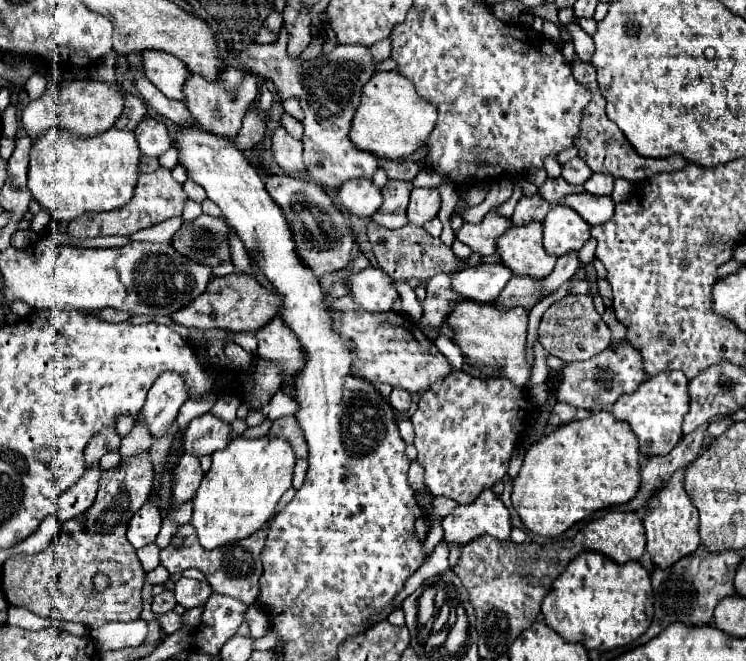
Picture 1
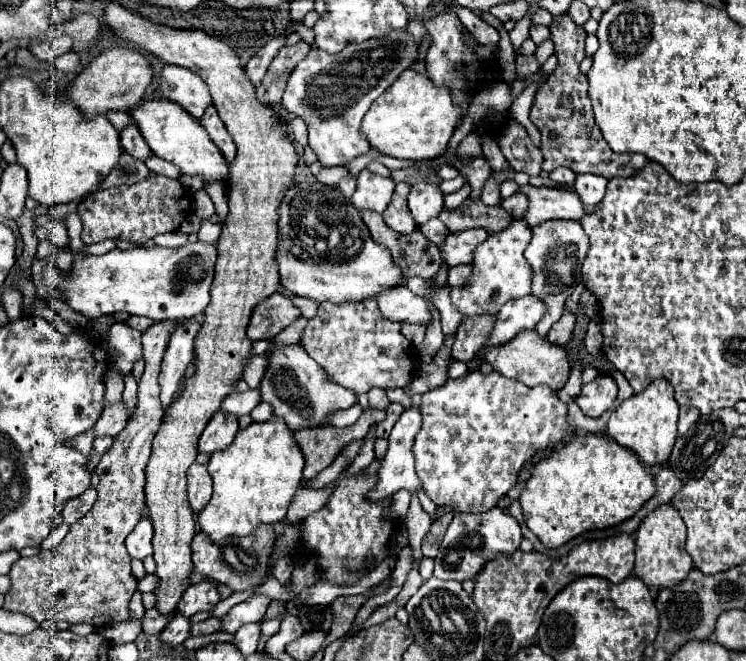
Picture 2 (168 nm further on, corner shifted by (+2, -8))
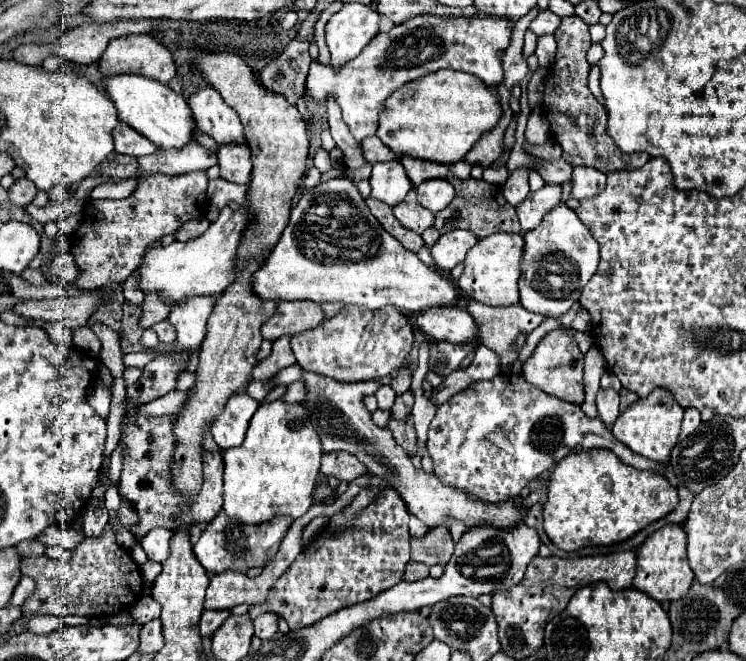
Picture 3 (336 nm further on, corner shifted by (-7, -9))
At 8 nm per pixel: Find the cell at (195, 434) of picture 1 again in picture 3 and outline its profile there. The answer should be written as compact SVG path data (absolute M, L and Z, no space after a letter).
M236 393L228 399L222 415L216 417L212 427L212 437L220 445L220 449L236 447L244 441L244 431L258 409L258 401L254 401L248 393Z

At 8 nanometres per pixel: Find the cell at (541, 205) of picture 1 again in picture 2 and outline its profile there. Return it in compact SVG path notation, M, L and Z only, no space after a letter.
M517 192L509 198L503 198L501 206L513 216L513 220L521 220L521 214L525 212L525 206L527 206L527 198L523 192Z

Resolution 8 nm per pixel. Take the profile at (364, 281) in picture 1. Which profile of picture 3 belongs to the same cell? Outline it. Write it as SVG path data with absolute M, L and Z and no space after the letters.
M434 307L434 311L416 313L416 325L432 341L468 343L478 339L474 319L458 307Z

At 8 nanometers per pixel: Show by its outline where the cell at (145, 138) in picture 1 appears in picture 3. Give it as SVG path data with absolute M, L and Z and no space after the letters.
M122 121L116 125L112 135L114 135L114 143L116 143L116 153L144 157L144 155L150 155L158 149L144 135L140 135L138 131L134 131L130 125L126 125Z

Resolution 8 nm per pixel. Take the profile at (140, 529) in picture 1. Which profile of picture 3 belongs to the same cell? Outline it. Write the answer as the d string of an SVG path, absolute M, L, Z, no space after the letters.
M154 527L154 529L150 529L150 531L140 539L140 545L142 545L142 549L146 551L148 559L162 563L162 561L170 555L170 547L168 547L170 537L172 537L172 531L170 531L170 529L164 529L164 527Z

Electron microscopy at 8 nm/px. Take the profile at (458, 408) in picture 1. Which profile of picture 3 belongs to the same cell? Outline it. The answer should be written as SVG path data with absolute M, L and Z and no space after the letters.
M514 373L472 383L440 405L430 423L426 443L438 479L484 503L502 503L518 497L526 483L544 473L552 463L558 463L568 453L594 447L614 451L632 467L664 471L662 463L642 459L642 455L634 455L624 443L618 443L598 417L586 417L576 403L548 395Z

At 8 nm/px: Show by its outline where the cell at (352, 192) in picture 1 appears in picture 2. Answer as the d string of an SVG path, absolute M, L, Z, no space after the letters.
M363 170L357 178L357 190L351 202L359 212L373 210L381 214L387 208L387 204L391 202L393 190L395 190L395 182L391 178Z

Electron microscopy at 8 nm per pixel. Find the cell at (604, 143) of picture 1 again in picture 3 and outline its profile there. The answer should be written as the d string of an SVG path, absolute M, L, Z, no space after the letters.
M576 15L562 19L556 31L556 43L558 43L558 51L556 51L554 65L550 65L548 75L546 75L542 111L546 119L550 121L554 141L562 147L562 157L574 167L586 165L602 173L622 171L622 169L628 169L628 171L640 169L650 157L646 153L624 155L614 145L614 141L606 133L606 119L608 119L606 109L598 103L598 99L588 89L590 63L586 59L586 53L592 45L588 25Z

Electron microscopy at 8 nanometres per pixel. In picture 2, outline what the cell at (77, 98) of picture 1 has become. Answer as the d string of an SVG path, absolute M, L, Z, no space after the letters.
M111 46L91 60L91 64L75 78L69 86L67 98L73 100L85 116L107 114L109 110L125 112L129 106L137 104L149 84L153 82L153 68L147 56L131 46Z

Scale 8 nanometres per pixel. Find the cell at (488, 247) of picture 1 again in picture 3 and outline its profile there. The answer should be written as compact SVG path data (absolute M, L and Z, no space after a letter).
M454 229L454 231L448 231L448 233L440 235L440 239L434 243L434 247L430 251L432 251L434 261L442 269L450 271L458 263L464 261L466 253L470 251L470 247L474 247L474 243L478 243L478 237L474 233Z

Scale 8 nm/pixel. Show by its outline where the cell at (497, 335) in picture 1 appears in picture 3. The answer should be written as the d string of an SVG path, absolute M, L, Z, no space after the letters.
M552 331L540 339L534 353L522 363L522 377L532 383L534 387L556 395L570 403L582 403L584 399L584 379L582 379L584 355L580 353L578 345L566 331Z

